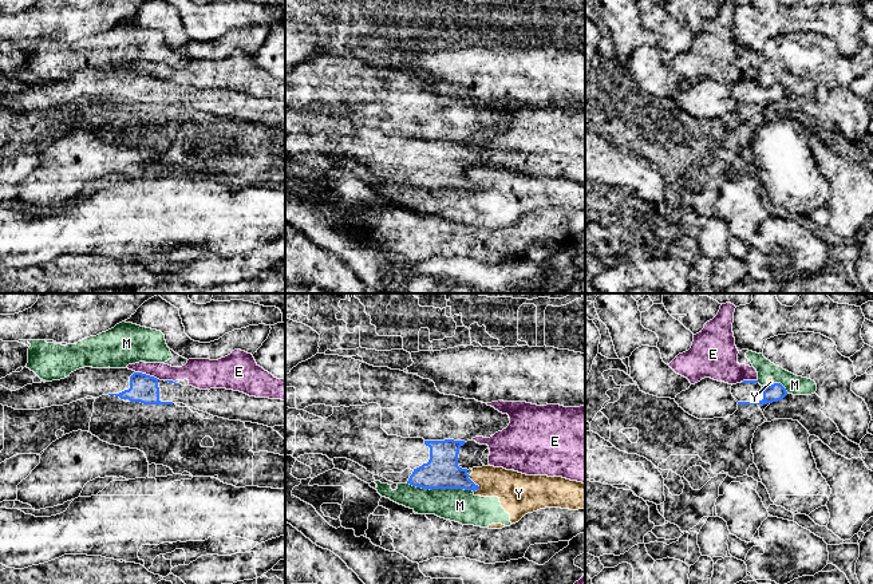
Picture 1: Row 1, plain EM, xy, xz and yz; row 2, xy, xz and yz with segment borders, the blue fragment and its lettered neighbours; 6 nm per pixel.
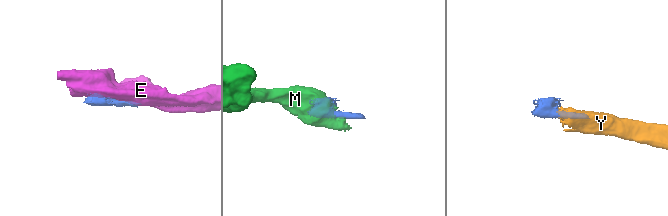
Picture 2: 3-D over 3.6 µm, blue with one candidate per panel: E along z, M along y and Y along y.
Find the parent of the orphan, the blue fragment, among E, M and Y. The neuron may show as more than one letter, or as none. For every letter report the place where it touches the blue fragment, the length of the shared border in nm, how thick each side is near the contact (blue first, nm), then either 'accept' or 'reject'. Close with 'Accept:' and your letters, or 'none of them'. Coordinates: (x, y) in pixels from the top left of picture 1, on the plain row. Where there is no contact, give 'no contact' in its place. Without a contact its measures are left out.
E: xy (147, 75) | 160 nm | 170/100 nm | reject
M: xz (442, 188) | 420 nm | 200/200 nm | reject
Y: xz (474, 184) | 110 nm | 200/220 nm | reject
Accept: none of them

